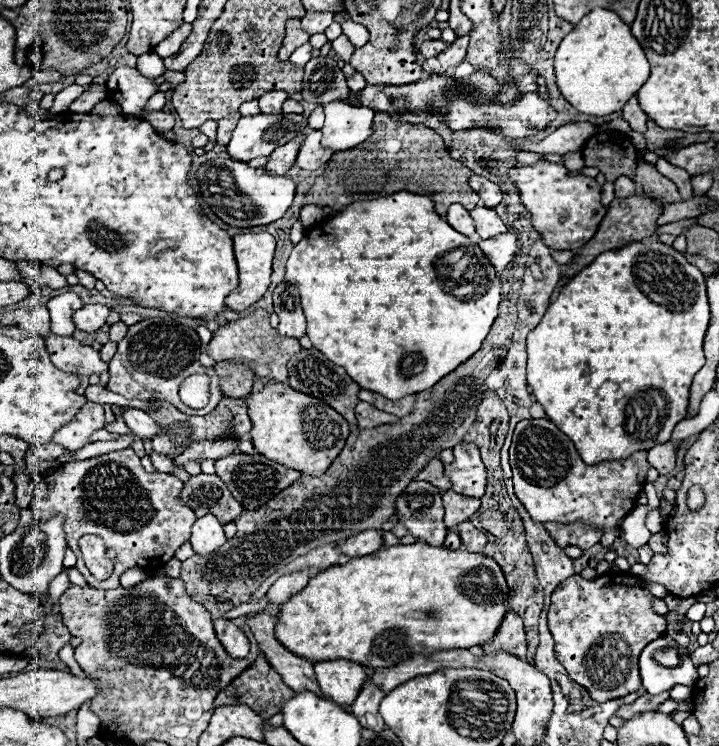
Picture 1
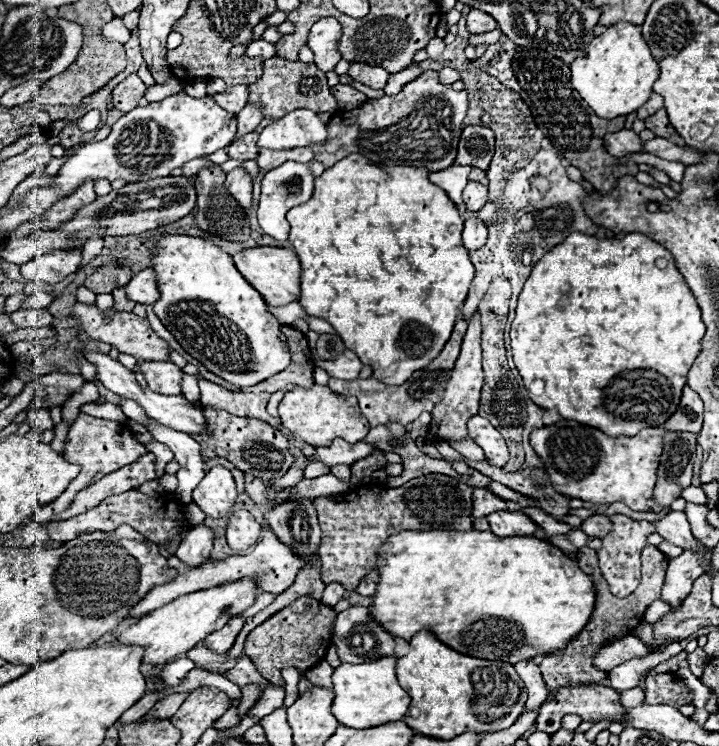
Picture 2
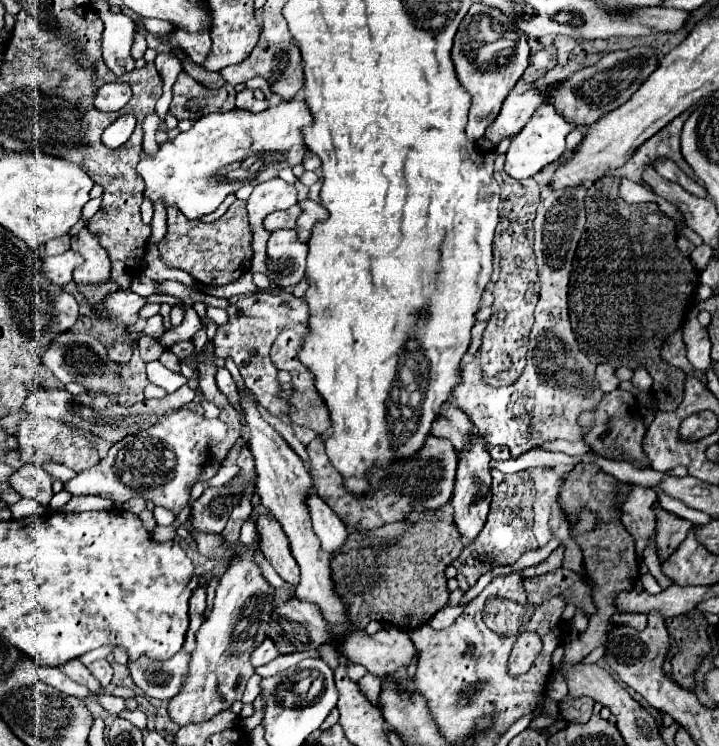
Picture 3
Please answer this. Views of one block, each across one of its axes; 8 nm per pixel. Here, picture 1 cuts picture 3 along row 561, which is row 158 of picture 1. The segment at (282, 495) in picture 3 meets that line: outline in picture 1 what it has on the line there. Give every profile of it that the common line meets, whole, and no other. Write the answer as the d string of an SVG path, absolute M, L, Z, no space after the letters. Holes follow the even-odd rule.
M312 130L306 140L302 142L300 150L298 150L298 156L296 156L296 166L302 168L302 170L318 170L322 168L334 152L330 152L328 148L322 148L320 146L320 138L322 138L322 132L320 130Z

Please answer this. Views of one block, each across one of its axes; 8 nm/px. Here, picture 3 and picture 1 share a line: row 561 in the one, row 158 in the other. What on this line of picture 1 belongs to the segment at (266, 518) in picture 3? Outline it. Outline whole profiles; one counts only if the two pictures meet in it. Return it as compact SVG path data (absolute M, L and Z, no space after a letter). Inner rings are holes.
M298 136L296 140L276 148L270 158L268 158L268 164L264 166L264 170L272 176L284 176L292 166L294 166L294 160L296 160L296 154L298 154L298 148L302 146L300 142L304 140L304 136Z

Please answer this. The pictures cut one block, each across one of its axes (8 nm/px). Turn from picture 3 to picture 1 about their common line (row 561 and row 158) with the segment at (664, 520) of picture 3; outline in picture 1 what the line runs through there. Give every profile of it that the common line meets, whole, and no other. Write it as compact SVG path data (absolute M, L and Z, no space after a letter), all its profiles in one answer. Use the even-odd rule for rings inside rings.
M663 157L659 158L655 166L657 170L662 172L662 176L666 176L666 178L670 178L670 180L676 182L682 200L690 200L690 198L694 196L692 186L690 186L690 174L688 174L684 168L678 168L678 166L670 164L670 162L664 160Z

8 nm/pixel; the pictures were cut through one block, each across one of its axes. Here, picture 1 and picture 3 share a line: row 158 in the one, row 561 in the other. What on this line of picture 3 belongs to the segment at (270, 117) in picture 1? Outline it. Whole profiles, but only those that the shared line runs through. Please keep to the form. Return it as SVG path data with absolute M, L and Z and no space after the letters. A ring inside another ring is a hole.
M258 546L238 550L238 558L230 562L228 570L220 578L214 608L196 632L198 646L192 652L186 680L182 684L182 690L168 704L168 716L178 726L206 722L216 714L228 710L236 700L242 698L246 682L254 674L250 654L266 638L270 612L276 600L276 590L266 582L260 566L252 560L254 550L258 550Z

